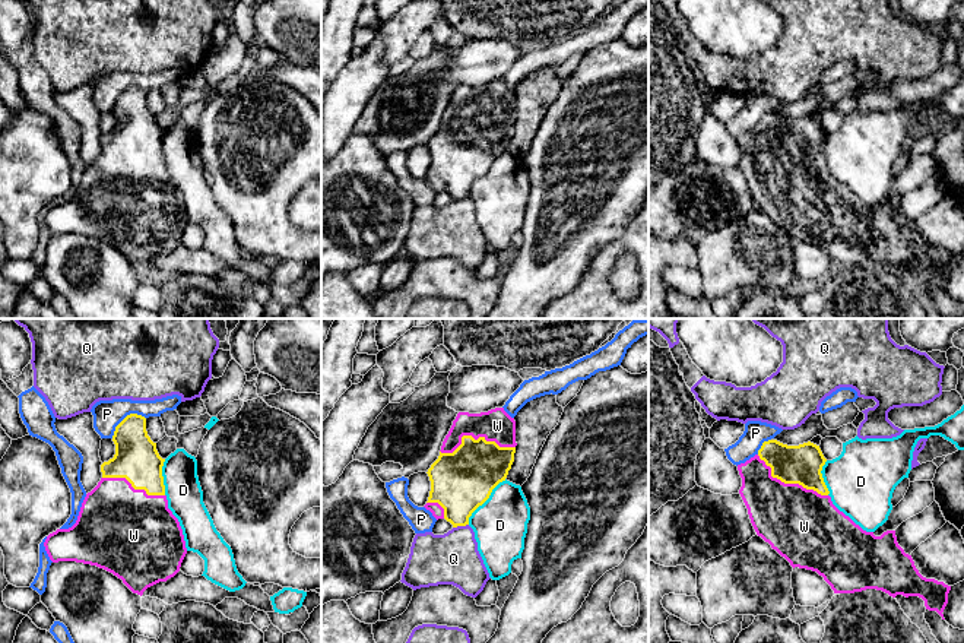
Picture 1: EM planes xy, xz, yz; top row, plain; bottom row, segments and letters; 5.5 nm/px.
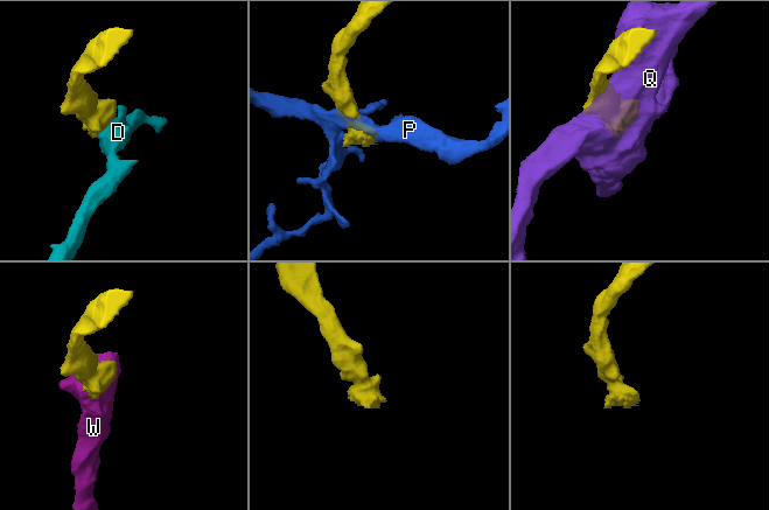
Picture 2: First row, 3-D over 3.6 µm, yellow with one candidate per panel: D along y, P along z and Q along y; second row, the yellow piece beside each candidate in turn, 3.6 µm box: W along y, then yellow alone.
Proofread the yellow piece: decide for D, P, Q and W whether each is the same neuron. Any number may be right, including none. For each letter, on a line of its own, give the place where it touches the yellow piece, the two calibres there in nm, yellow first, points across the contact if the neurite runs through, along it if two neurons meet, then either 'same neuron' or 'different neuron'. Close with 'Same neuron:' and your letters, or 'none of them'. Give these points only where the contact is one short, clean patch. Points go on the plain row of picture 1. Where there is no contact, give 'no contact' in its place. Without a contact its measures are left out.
D: contact xz (485, 173); calibres 340 and 300 nm; border xz (506, 152), (472, 186), (468, 196); different neuron
P: contact xy (124, 91); calibres 240 and 160 nm; different neuron
Q: contact xz (460, 198); calibres 340 and 280 nm; different neuron
W: contact xz (473, 111); calibres 340 and 180 nm; same neuron
Same neuron: W

